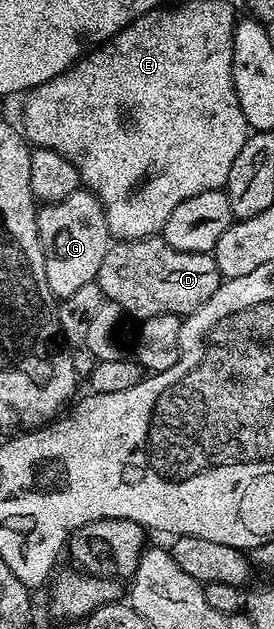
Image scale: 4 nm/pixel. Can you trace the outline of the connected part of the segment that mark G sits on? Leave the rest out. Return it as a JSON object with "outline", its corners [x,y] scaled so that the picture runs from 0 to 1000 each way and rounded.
{"outline":[[[285,299],[230,318],[161,323],[135,335],[135,367],[164,409],[172,452],[197,474],[241,474],[277,459],[303,458],[303,452],[354,447],[361,420],[376,420],[376,407],[391,407],[405,374],[383,335],[336,302]]]}

